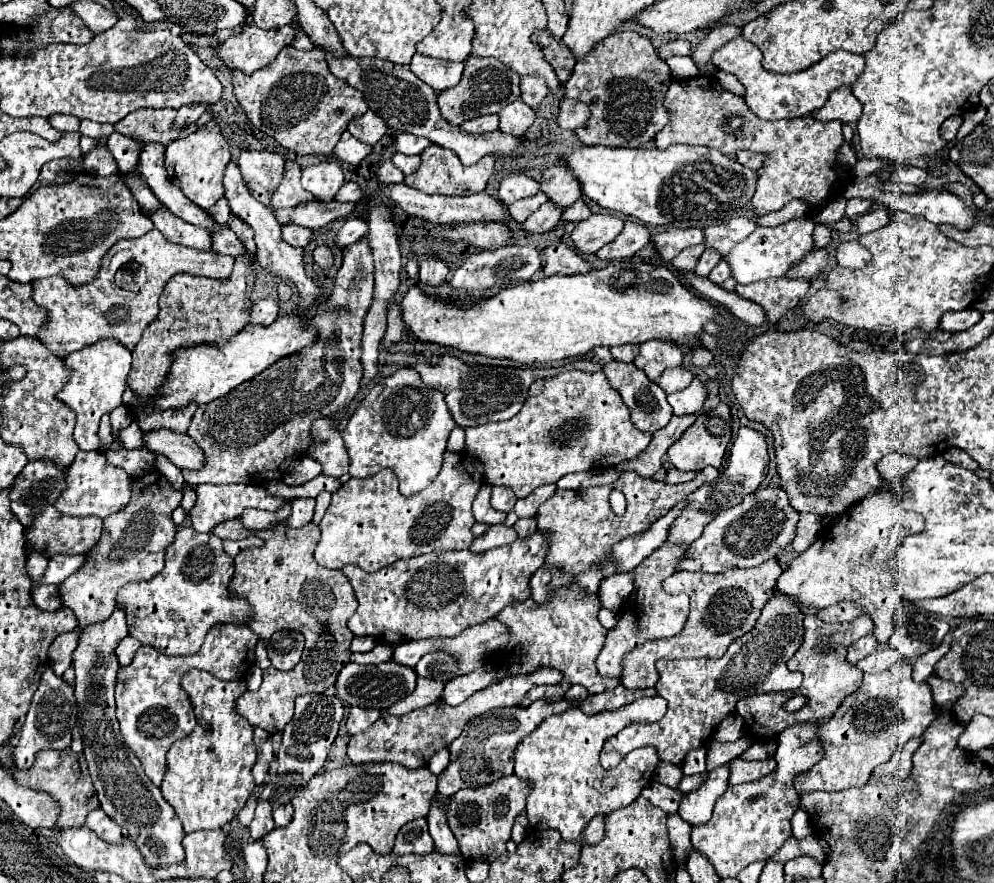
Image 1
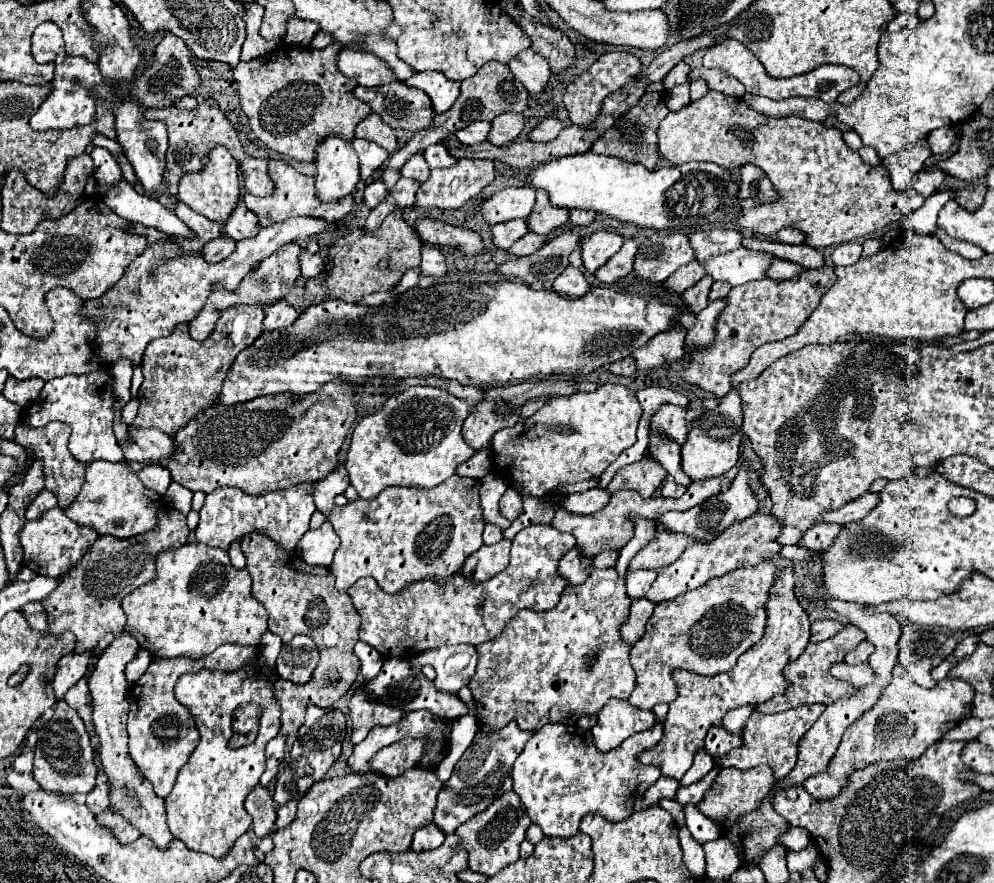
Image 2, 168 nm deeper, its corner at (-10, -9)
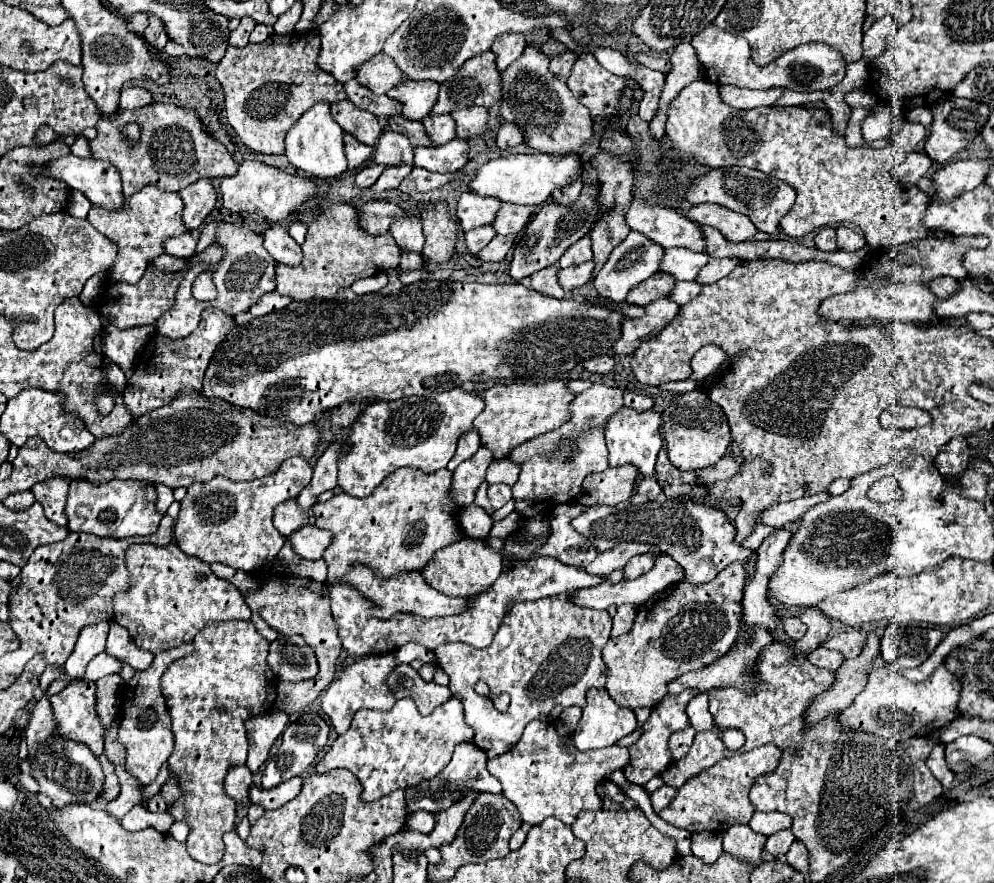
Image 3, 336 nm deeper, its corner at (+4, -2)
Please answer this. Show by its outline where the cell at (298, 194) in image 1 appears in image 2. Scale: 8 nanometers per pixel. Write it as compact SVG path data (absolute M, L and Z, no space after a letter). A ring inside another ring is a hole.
M270 159L268 163L270 163L268 165L268 173L270 173L270 179L274 183L272 193L266 195L266 197L256 197L256 195L250 195L248 191L244 191L244 195L242 195L246 207L250 211L254 211L254 215L258 217L262 227L286 221L290 217L304 217L304 215L324 219L326 223L334 223L334 221L344 219L350 213L350 209L354 205L352 195L346 195L344 199L338 199L336 203L322 203L318 199L318 195L316 195L316 187L314 187L314 179L312 177L296 173L296 169L292 165L288 165L286 161L282 161L282 159Z

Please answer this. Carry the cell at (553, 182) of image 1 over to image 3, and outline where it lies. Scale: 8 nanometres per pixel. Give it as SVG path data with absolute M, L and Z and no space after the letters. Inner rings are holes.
M504 202L496 220L492 222L498 234L518 234L526 228L526 224L532 220L536 208L534 206L520 206L512 202Z

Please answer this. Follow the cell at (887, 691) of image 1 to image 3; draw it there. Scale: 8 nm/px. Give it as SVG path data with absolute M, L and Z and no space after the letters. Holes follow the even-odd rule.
M888 666L874 668L870 672L866 688L856 696L856 700L838 714L840 726L848 726L858 732L876 734L882 738L906 740L912 736L928 736L938 732L948 722L958 716L958 700L960 700L962 684L950 674L944 666L936 668L936 672L924 682L910 682L902 674L890 670ZM892 704L906 704L906 710L892 710Z

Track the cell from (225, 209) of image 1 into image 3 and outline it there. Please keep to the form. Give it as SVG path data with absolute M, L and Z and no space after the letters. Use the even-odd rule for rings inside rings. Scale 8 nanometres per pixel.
M146 186L134 196L126 198L126 208L122 208L122 212L106 212L104 208L92 208L88 214L88 220L94 224L94 228L100 234L104 234L106 238L118 244L118 256L112 268L108 270L106 278L110 282L124 280L128 284L138 284L150 260L166 252L164 242L168 238L188 232L188 228L182 224L182 210L184 210L184 202L180 200L178 194L160 192L154 186Z

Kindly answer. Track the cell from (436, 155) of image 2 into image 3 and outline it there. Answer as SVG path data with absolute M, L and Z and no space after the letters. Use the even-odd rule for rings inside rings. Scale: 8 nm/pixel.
M454 138L444 146L414 148L414 166L432 170L432 172L454 172L468 162L468 144L462 138Z

